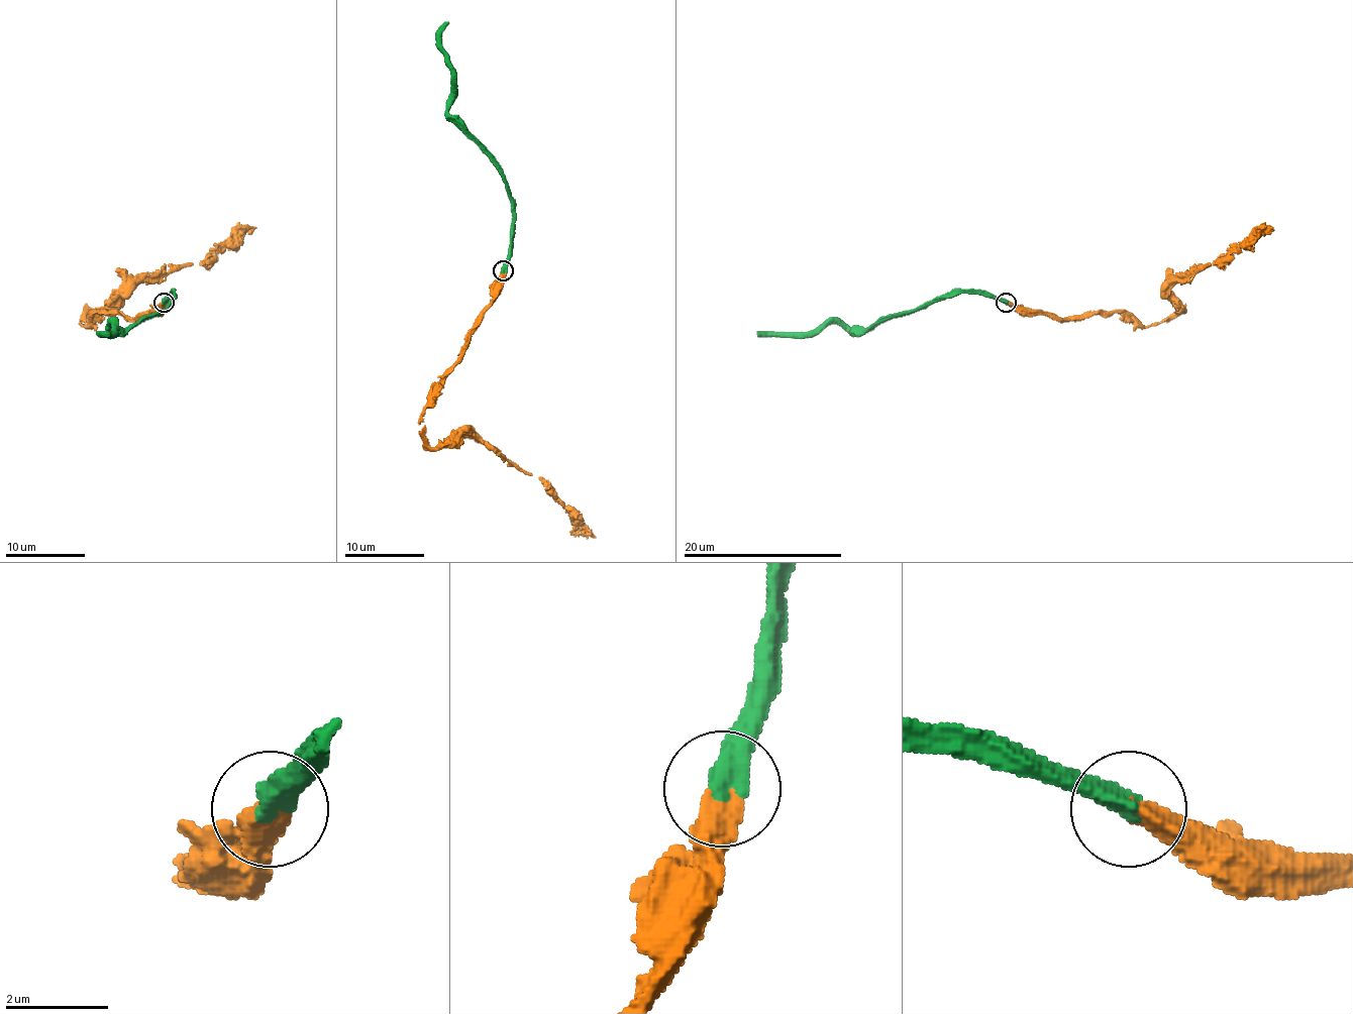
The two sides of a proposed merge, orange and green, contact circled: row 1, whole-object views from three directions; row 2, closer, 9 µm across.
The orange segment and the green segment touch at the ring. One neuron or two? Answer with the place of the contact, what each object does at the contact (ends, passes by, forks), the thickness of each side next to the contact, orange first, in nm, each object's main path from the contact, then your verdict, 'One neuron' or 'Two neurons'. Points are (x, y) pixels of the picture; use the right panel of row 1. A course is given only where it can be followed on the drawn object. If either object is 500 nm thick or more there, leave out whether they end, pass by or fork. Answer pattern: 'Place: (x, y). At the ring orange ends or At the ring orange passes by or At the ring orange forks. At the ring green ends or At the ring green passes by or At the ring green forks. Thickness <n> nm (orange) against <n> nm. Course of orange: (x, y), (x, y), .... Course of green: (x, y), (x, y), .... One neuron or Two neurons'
Place: (1006, 303). Thickness 420 nm (orange) against 500 nm. Course of orange: (1006, 303), (1061, 319), (1121, 313), (1146, 327), (1182, 311), (1170, 293), (1176, 283), (1224, 261), (1273, 227). Course of green: (1006, 303), (977, 293), (940, 295), (887, 315), (866, 329), (825, 323), (807, 333), (757, 333). One neuron

